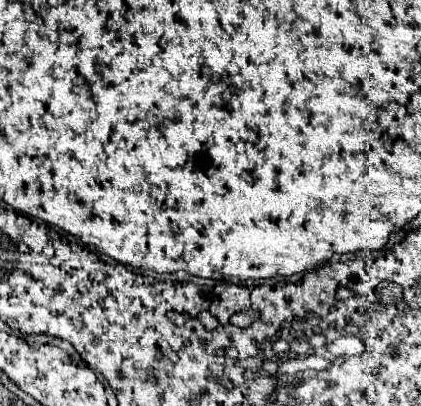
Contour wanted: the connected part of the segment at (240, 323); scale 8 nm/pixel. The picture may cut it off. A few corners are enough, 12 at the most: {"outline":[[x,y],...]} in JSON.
{"outline":[[258,312],[237,313],[229,323],[246,328],[259,316]]}

